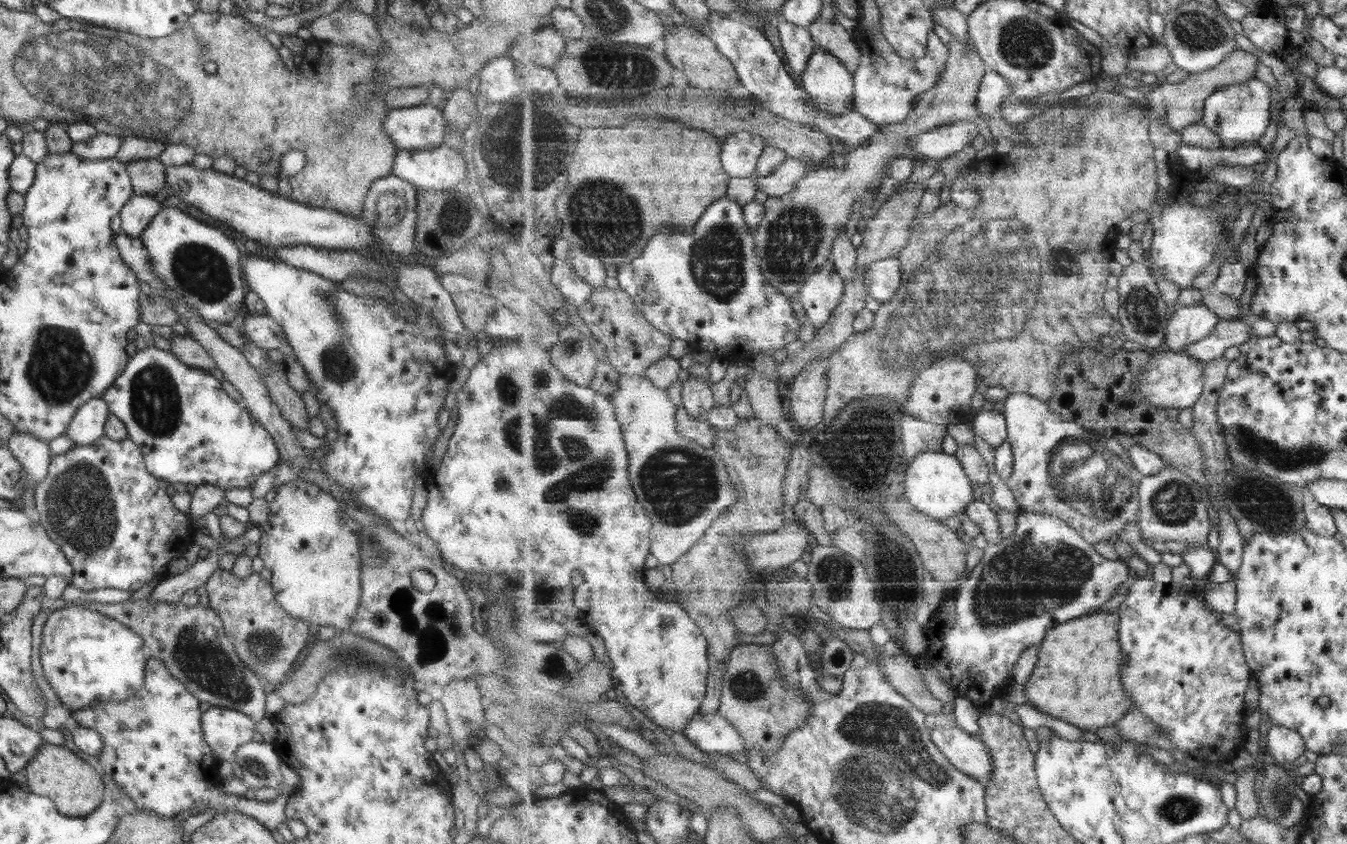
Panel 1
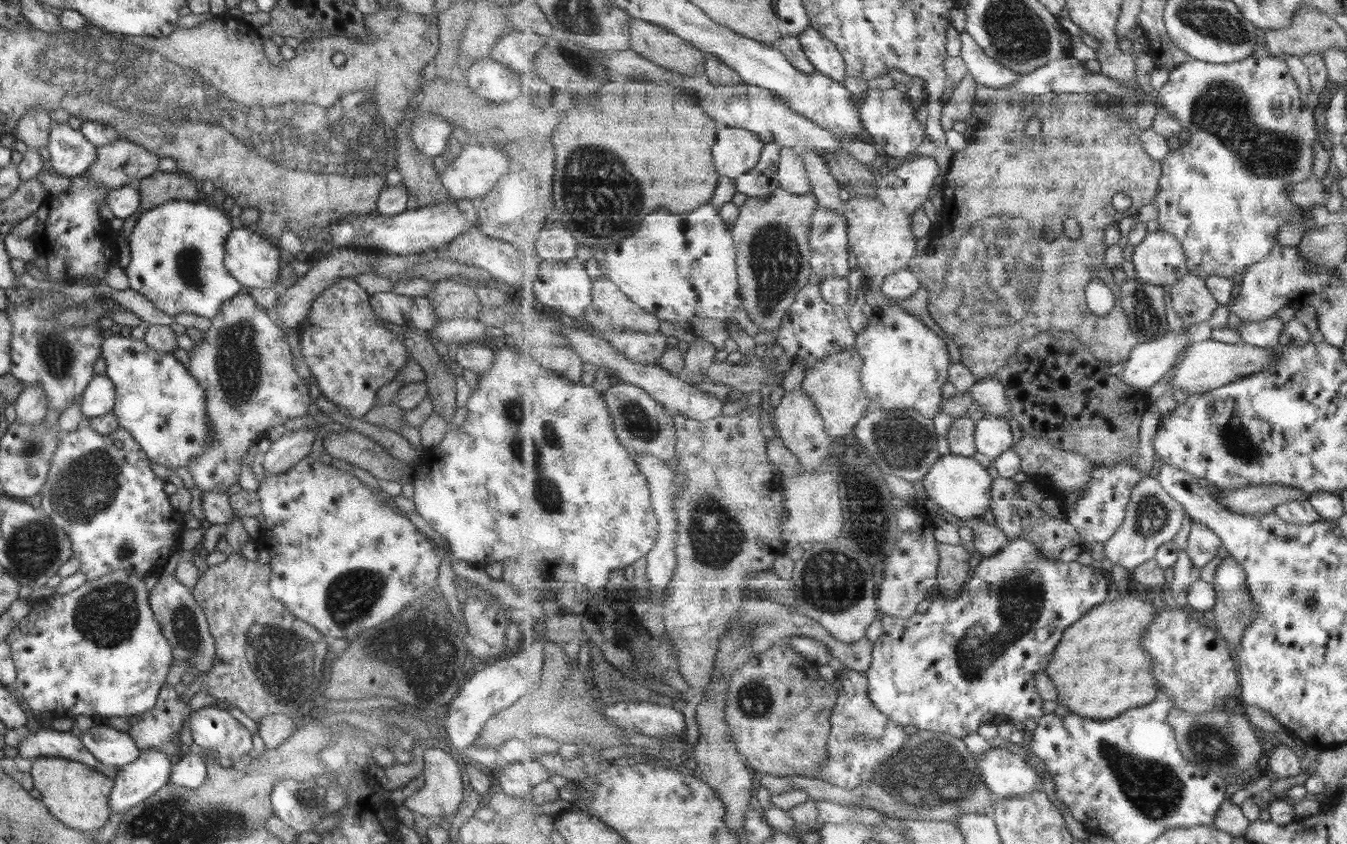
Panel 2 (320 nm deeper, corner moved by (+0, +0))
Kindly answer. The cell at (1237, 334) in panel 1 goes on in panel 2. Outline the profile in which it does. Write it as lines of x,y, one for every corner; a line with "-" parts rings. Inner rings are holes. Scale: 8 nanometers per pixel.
1277,317
1259,322
1246,322
1235,328
1240,332
1245,343
1260,347
1275,347
1280,344
1285,323

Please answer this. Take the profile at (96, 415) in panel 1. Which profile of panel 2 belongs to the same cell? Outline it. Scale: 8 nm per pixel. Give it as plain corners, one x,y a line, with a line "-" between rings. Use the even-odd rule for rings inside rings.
94,375
81,394
81,414
85,418
111,412
115,401
114,384
105,375

